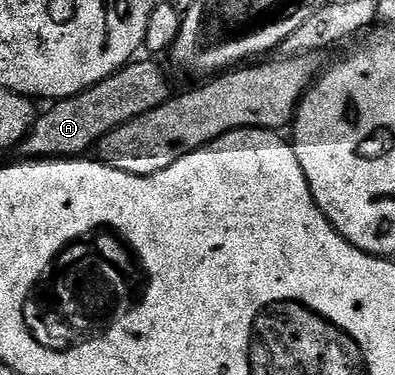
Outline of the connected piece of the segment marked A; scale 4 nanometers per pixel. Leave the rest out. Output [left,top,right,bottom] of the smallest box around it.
[19,59,171,160]

